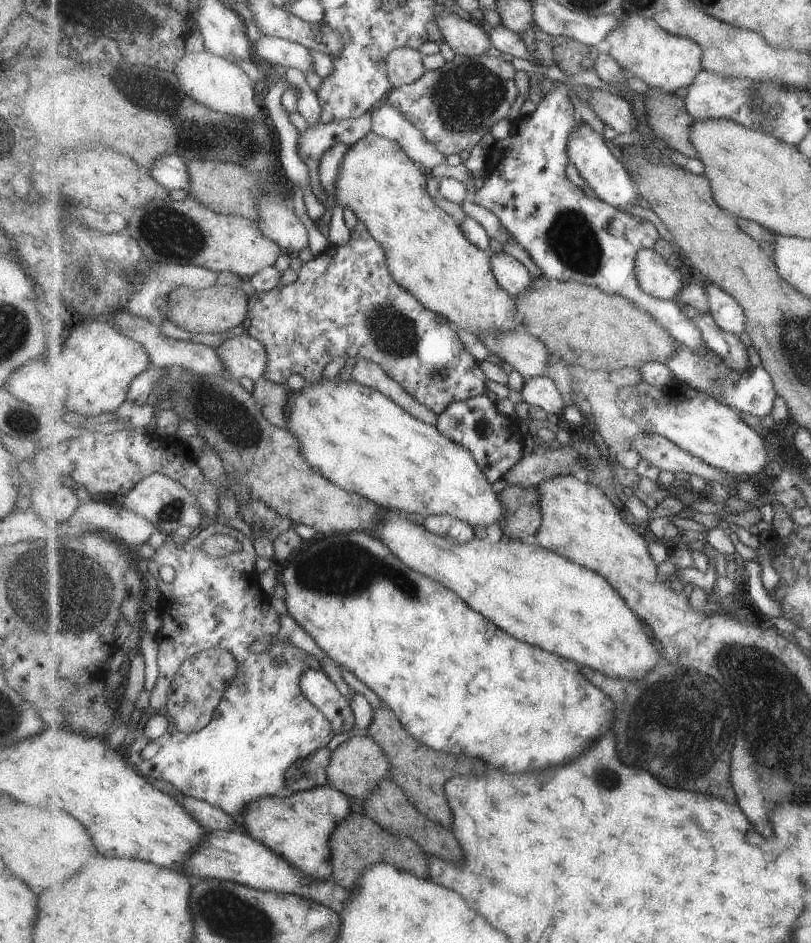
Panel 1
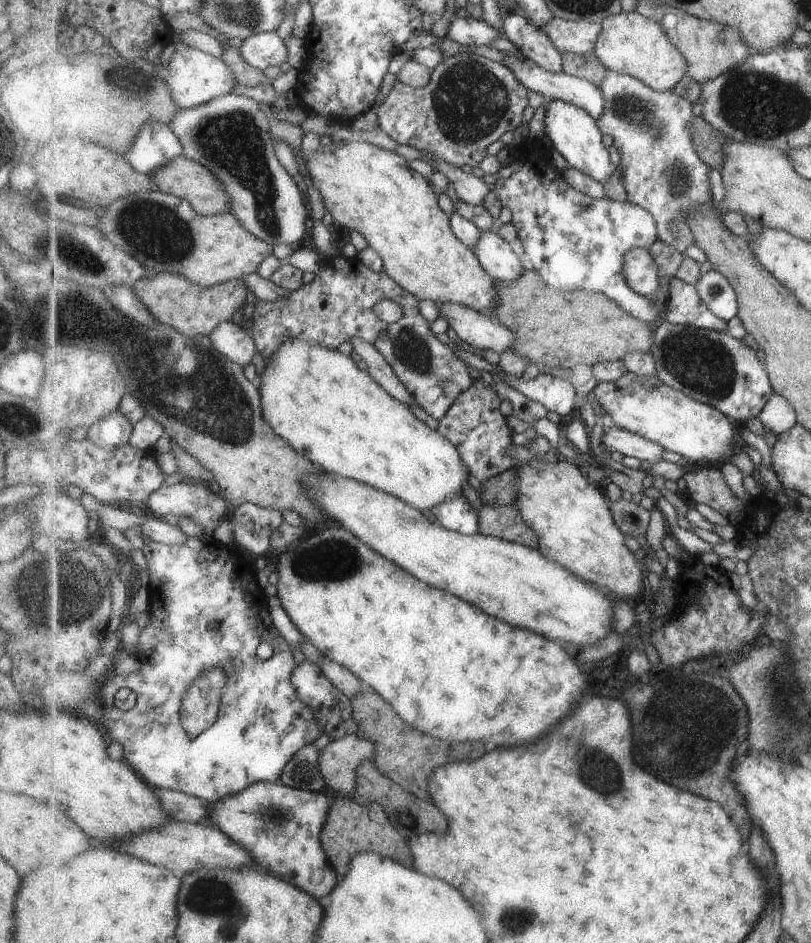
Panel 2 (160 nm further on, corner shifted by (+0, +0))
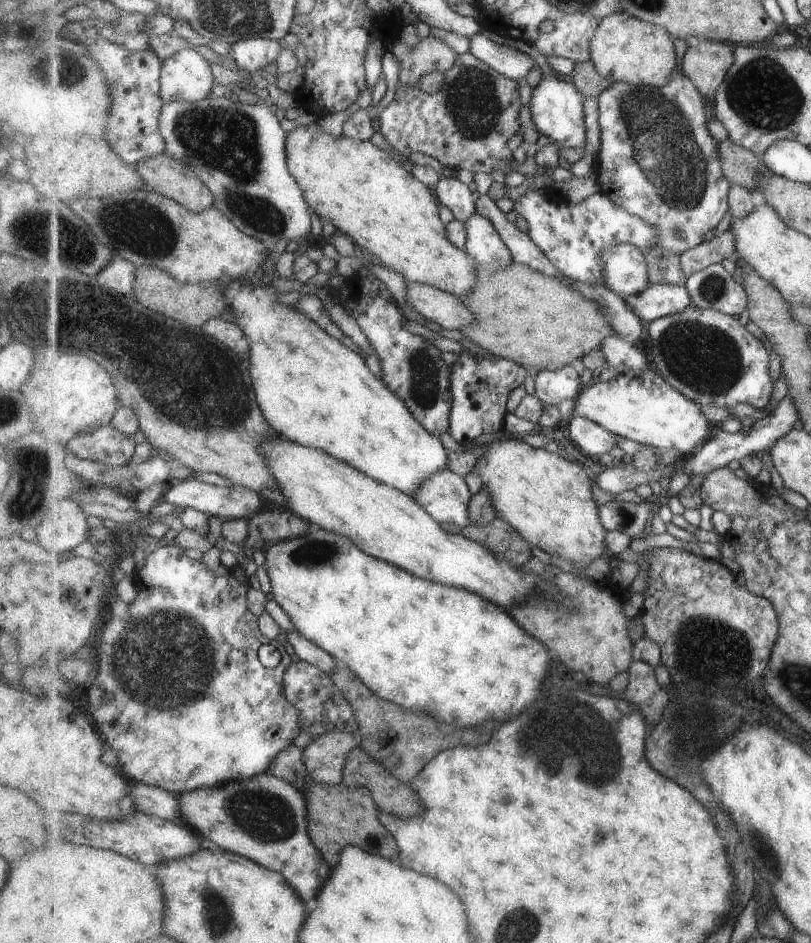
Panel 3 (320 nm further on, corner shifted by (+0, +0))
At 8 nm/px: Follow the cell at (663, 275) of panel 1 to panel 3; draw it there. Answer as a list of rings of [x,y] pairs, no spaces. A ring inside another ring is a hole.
[[[621,243],[601,251],[606,286],[626,298],[642,293],[650,284],[647,253],[638,246]]]

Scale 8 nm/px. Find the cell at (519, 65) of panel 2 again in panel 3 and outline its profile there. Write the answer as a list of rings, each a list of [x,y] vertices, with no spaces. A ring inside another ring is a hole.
[[[479,32],[467,38],[469,51],[507,78],[521,80],[536,65],[529,55],[506,44],[497,44]]]

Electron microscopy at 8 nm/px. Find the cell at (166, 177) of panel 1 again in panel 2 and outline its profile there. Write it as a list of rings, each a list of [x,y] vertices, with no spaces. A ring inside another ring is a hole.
[[[149,119],[137,133],[125,158],[135,170],[152,176],[160,166],[183,154],[183,147],[169,124]]]

